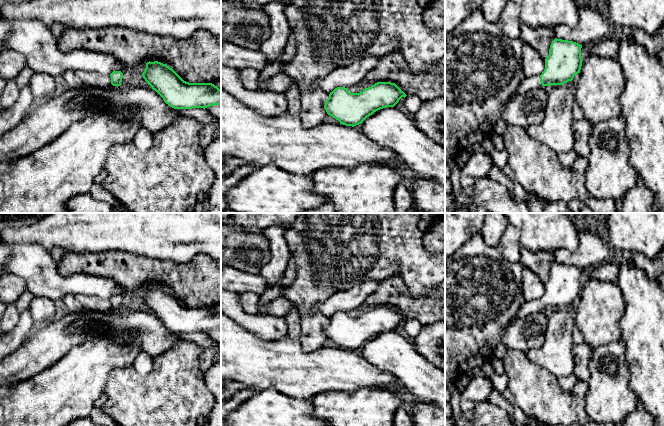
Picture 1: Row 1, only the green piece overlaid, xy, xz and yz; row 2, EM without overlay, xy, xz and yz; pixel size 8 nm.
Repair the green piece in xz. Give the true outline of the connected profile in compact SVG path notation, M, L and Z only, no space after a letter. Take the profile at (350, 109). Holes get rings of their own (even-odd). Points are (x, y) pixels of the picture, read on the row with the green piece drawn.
M377 82L360 93L351 93L345 87L337 87L330 92L324 108L327 114L340 124L354 127L374 112L394 107L406 96L395 83L391 82Z

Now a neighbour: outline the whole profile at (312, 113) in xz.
M293 0L285 5L284 14L297 41L296 55L284 73L297 81L301 92L302 125L313 128L323 123L327 112L324 108L330 93L313 87L311 82L326 77L333 70L346 67L368 56L380 58L393 51L400 51L411 74L420 75L441 70L440 60L445 57L445 29L431 29L423 21L424 8L419 0Z

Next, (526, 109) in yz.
M537 87L514 97L506 104L501 119L507 126L523 129L540 124L545 116L548 99L546 88Z

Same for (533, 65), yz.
M525 43L522 47L522 64L525 77L540 76L545 69L545 59Z

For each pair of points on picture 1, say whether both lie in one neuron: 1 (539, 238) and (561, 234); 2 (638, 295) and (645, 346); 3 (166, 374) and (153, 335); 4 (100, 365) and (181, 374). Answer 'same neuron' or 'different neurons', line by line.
1: same neuron
2: same neuron
3: different neurons
4: different neurons

